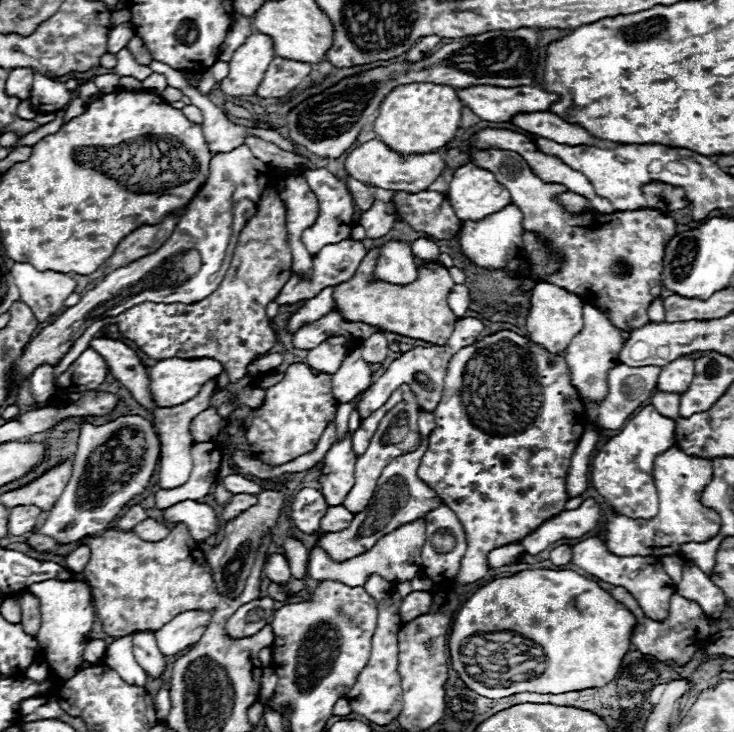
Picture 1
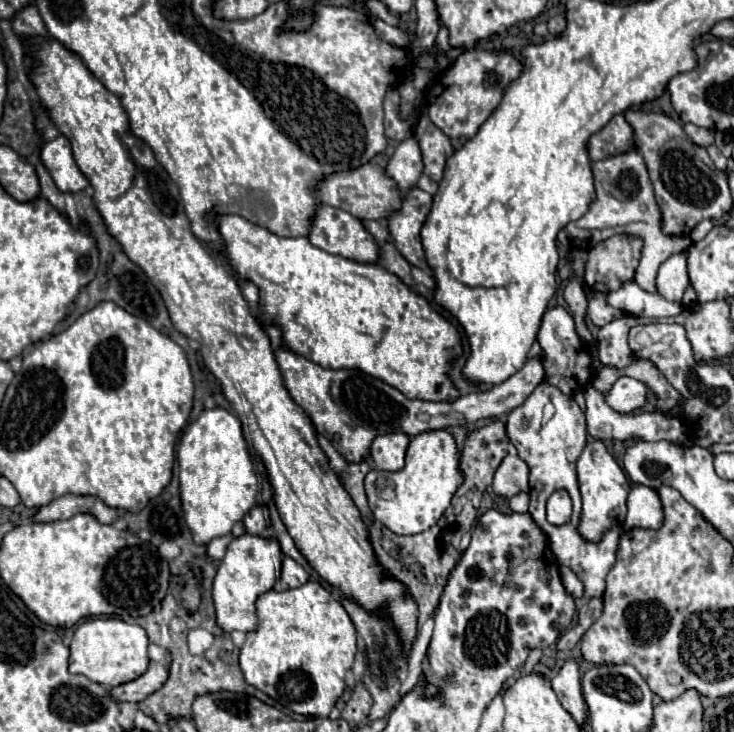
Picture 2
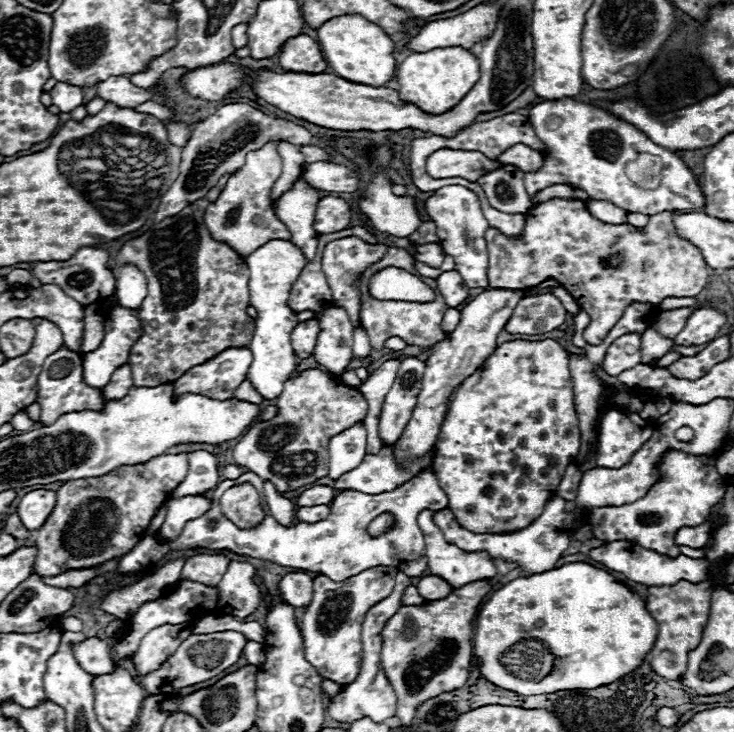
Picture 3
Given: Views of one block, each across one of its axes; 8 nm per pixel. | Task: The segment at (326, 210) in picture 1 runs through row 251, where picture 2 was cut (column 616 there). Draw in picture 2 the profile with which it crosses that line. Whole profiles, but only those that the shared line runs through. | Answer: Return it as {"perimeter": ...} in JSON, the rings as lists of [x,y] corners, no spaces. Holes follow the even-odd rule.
{"perimeter":[[[586,290],[586,298],[588,298],[586,318],[596,328],[602,328],[602,324],[610,324],[610,320],[618,320],[618,316],[626,316],[626,312],[622,312],[620,308],[614,308],[614,306],[608,304],[606,294],[600,294],[600,292],[594,292],[594,290]]]}

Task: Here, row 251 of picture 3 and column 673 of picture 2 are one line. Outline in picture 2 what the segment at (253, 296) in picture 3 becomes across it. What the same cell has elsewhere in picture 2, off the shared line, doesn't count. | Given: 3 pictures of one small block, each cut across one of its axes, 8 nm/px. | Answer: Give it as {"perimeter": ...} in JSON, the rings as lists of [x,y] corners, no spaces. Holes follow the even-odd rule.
{"perimeter":[[[686,252],[670,256],[658,270],[656,278],[658,294],[666,300],[682,300],[684,290],[690,286],[688,270],[686,270]]]}

